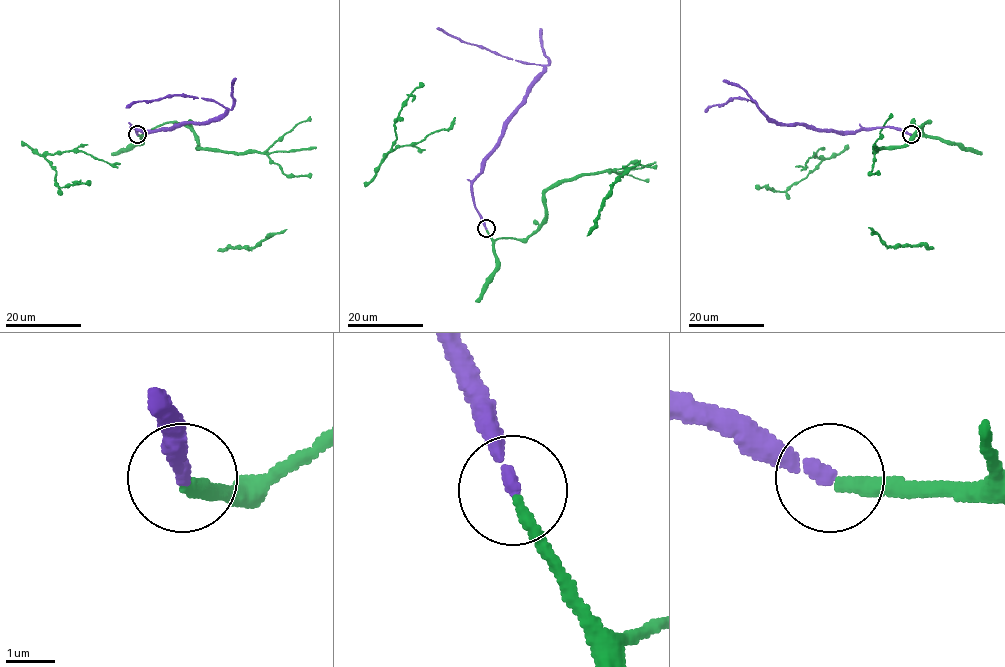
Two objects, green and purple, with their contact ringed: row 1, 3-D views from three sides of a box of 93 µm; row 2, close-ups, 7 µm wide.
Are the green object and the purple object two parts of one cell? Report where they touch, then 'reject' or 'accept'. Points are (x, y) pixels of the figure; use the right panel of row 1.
(911, 134) | accept

